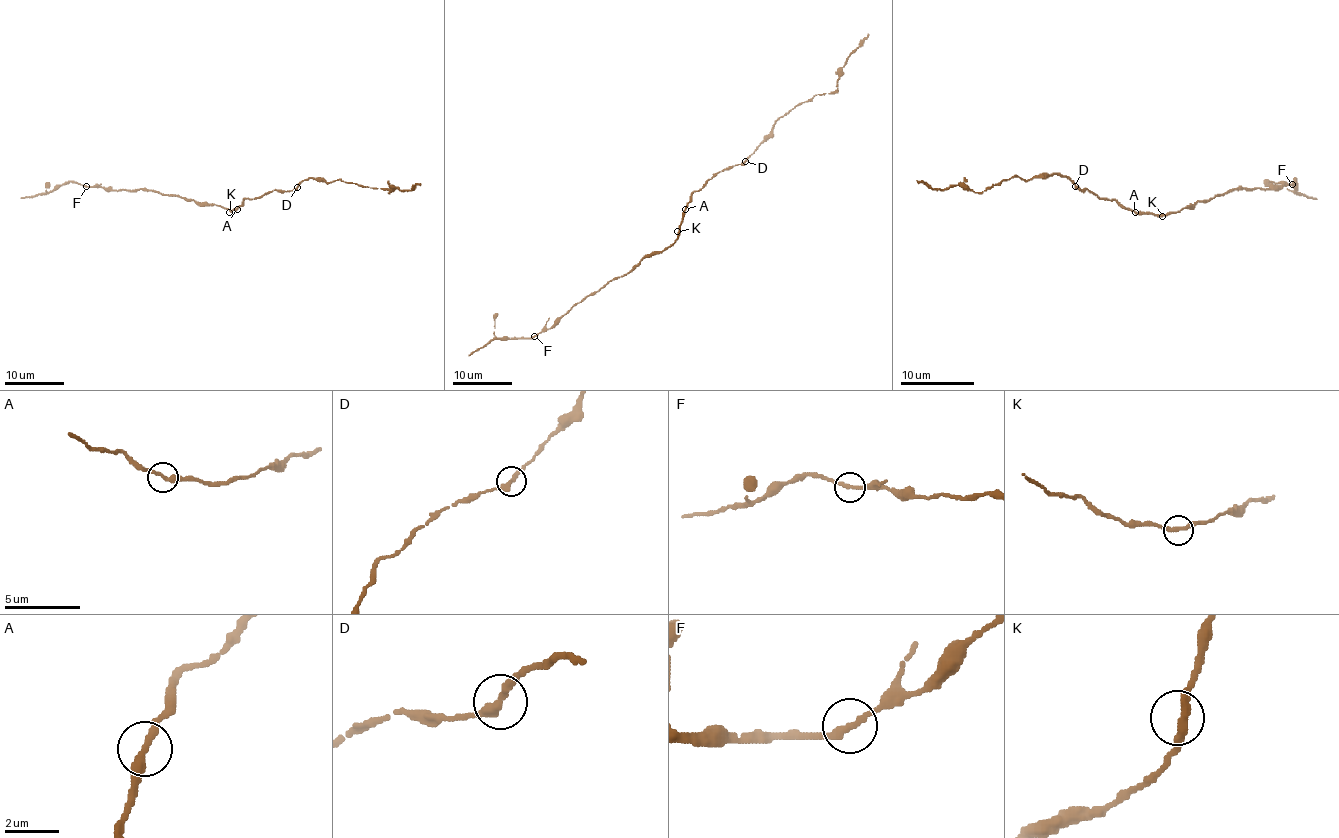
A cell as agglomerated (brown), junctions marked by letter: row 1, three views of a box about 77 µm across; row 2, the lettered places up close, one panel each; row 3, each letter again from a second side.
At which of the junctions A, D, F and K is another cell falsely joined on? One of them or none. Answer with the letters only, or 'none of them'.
none of them

